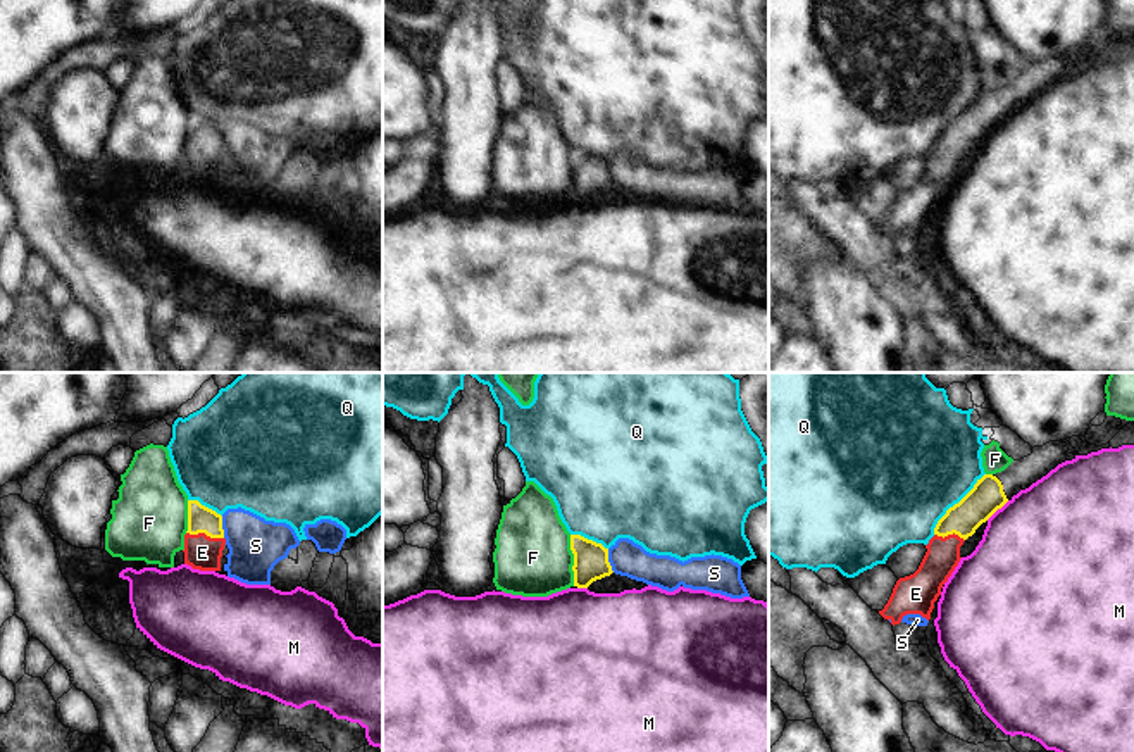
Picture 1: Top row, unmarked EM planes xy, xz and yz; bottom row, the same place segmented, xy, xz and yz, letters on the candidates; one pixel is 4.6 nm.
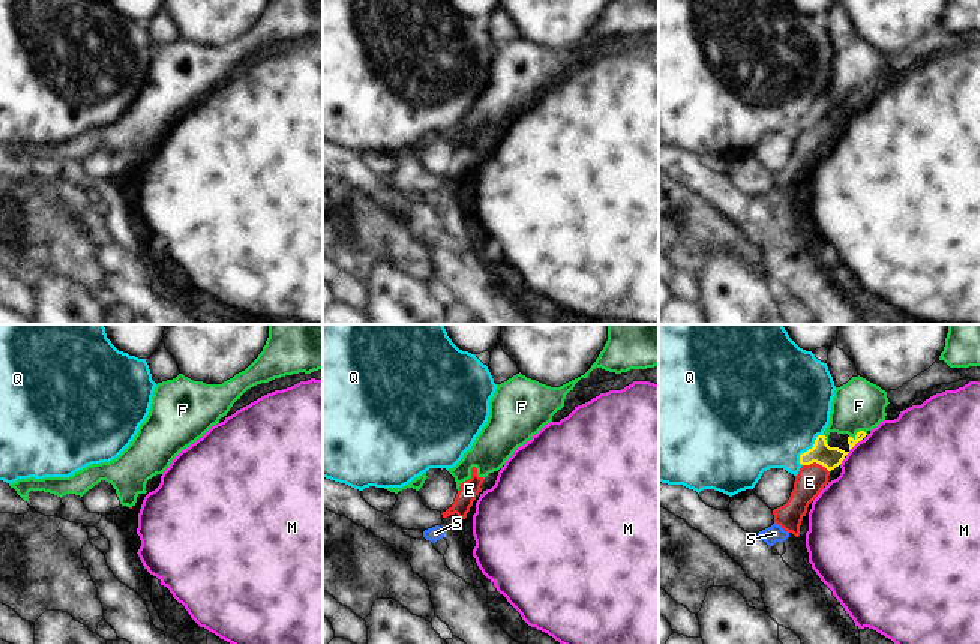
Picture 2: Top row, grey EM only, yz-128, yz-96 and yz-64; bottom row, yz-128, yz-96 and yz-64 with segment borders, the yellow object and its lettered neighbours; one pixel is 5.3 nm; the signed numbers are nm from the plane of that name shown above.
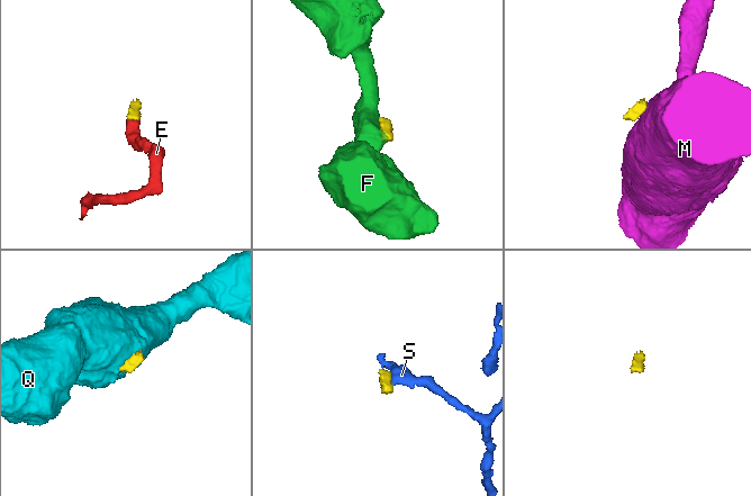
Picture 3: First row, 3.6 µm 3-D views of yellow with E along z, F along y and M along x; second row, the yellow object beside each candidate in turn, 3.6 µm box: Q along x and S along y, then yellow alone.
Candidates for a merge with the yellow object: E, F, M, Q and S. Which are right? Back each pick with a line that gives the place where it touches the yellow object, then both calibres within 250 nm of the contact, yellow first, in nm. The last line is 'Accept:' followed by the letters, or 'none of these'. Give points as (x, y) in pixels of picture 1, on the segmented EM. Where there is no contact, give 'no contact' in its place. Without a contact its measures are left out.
E: meets yellow in xy at (205, 533); 130 nm thick on the yellow side, 160 nm on the other
Accept: E

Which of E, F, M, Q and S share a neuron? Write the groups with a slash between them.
E / F / M / Q / S

